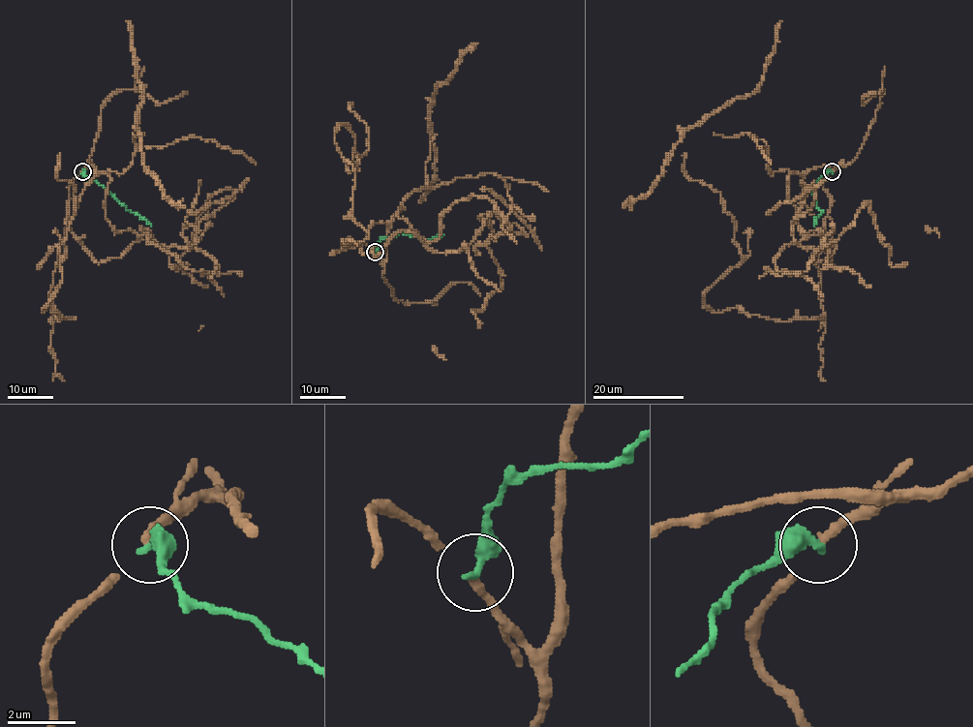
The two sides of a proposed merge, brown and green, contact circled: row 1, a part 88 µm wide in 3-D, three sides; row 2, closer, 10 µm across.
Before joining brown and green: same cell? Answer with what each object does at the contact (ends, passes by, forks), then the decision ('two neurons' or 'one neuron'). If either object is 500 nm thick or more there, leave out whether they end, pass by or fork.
brown passes by | green ends | two neurons

